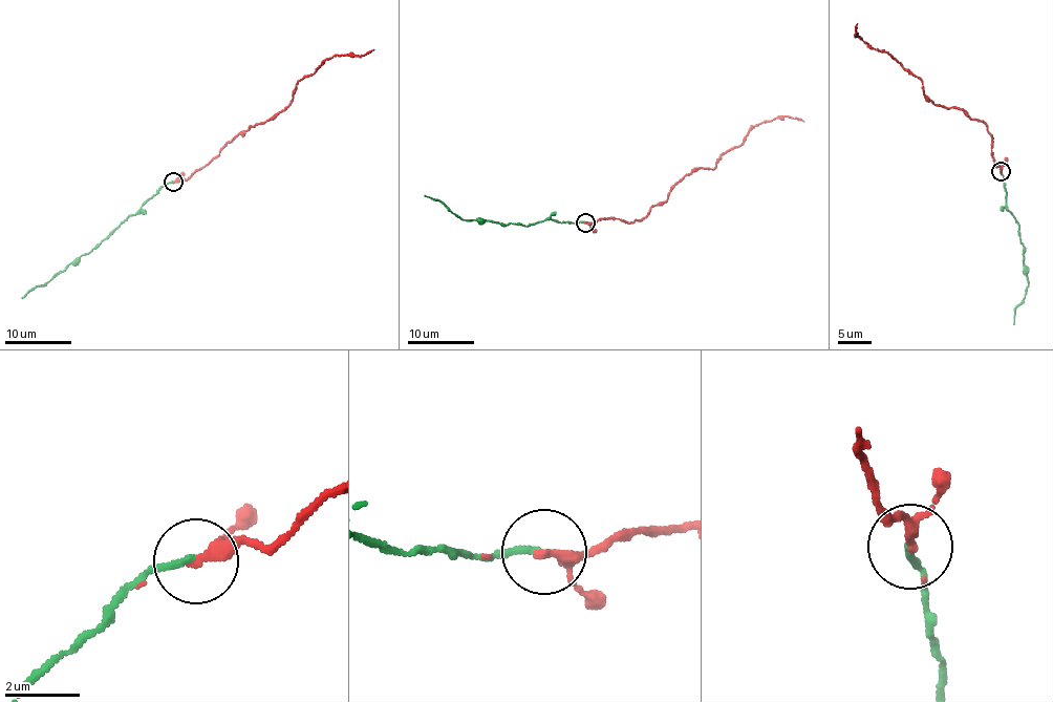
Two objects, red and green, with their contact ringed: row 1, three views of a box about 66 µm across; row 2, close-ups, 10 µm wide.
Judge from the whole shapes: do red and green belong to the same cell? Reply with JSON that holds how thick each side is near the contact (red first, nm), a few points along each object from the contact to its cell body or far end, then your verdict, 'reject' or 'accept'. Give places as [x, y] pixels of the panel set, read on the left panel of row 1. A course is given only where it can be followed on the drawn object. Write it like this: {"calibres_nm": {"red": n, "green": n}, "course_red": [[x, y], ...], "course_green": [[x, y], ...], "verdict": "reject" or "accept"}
{"calibres_nm": {"red": 200, "green": 170}, "course_red": [[173, 182], [189, 179], [249, 127], [272, 120], [293, 99], [300, 81], [330, 58], [373, 49]], "course_green": [[173, 182], [166, 183], [87, 254], [77, 257], [22, 298]], "verdict": "accept"}

